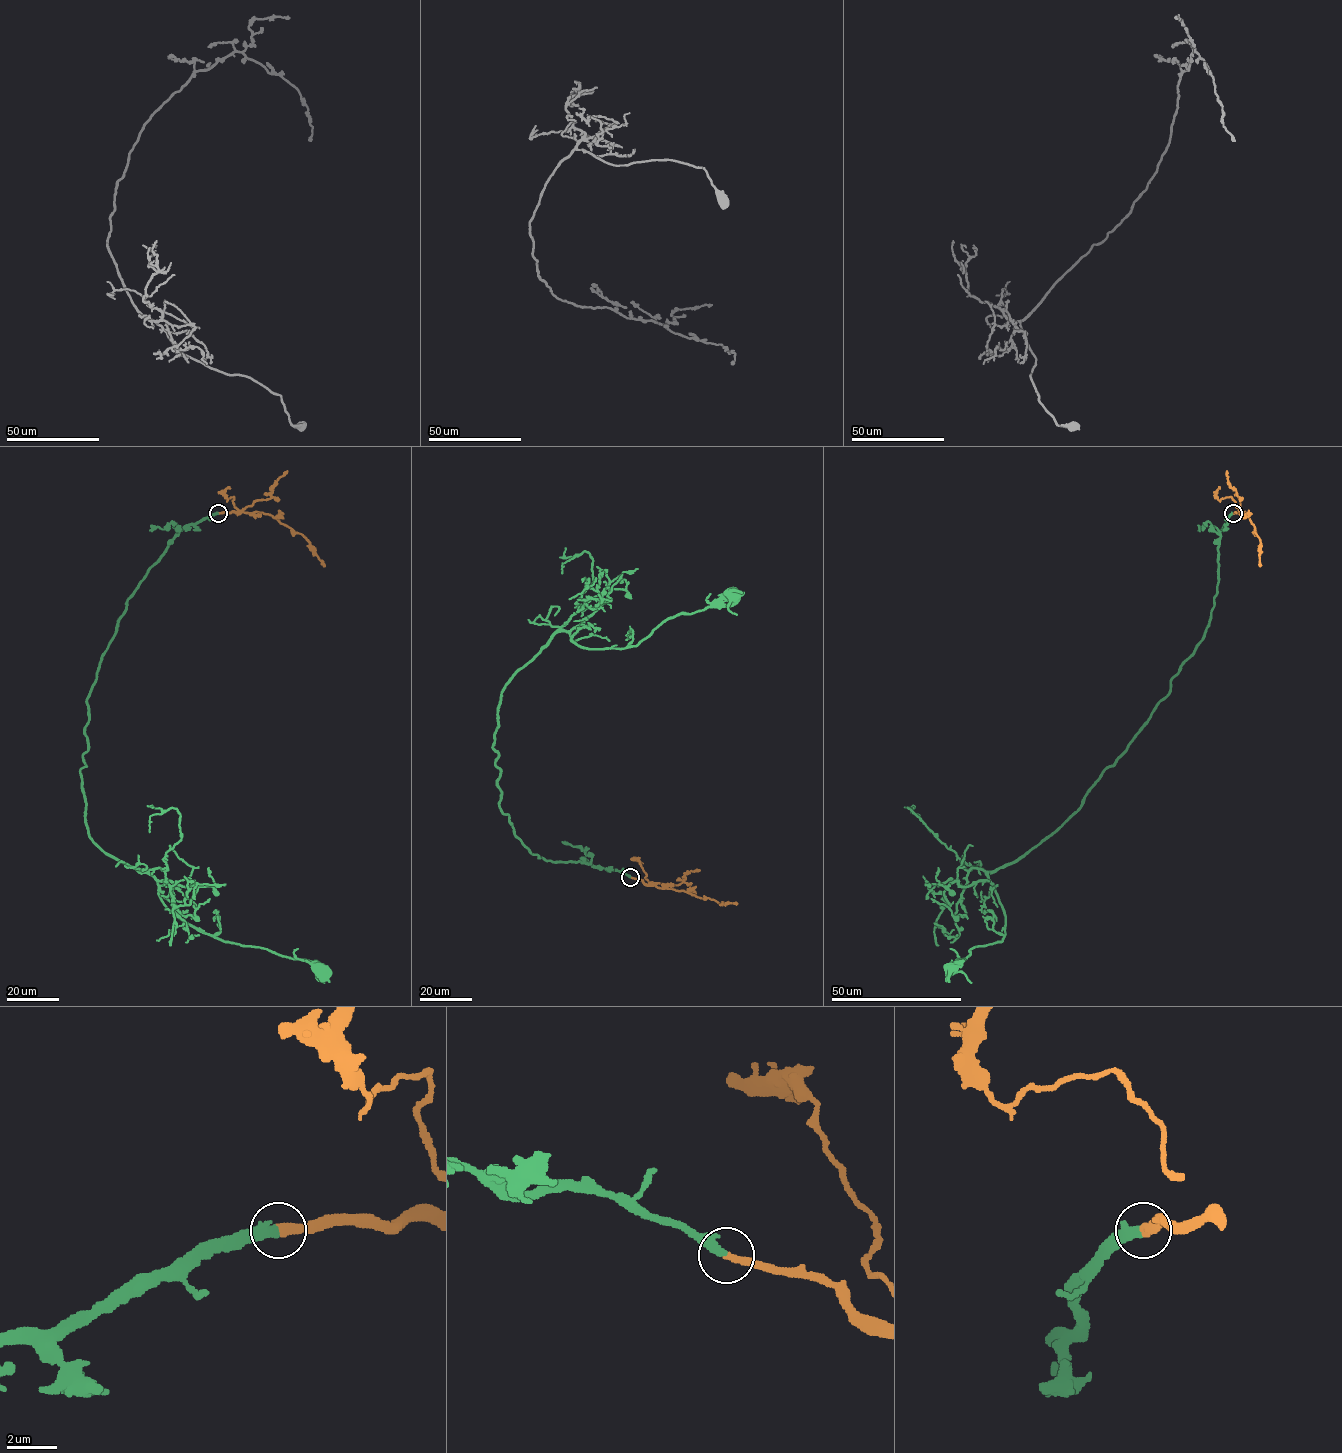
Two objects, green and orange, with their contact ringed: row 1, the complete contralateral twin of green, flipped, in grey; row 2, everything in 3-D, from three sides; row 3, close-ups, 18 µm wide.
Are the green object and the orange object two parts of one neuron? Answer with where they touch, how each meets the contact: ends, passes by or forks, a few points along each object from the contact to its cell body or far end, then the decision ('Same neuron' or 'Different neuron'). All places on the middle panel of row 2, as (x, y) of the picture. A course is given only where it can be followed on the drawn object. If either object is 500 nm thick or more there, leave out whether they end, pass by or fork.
Place: (630, 877). At the ring green ends. At the ring orange ends. Course of green: (631, 877), (546, 861), (515, 835), (493, 748), (502, 688), (557, 632), (623, 648), (733, 595). Course of orange: (631, 877), (646, 884), (683, 890), (721, 904), (736, 903). Same neuron

